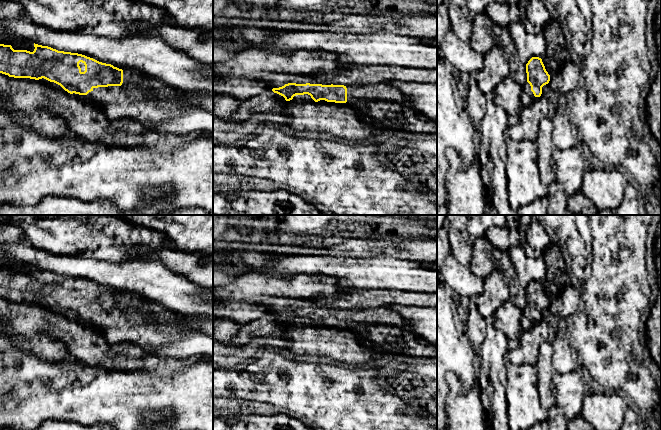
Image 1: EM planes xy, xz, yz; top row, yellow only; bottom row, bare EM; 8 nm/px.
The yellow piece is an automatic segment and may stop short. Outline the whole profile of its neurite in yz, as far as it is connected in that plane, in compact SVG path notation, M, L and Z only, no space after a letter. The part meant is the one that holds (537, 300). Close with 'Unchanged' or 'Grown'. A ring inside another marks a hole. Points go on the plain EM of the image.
M532 281L526 288L527 306L522 311L520 319L522 331L528 331L543 320L542 311L549 307L550 299L545 293L542 283Z. Grown

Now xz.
M266 297L260 302L271 310L274 317L277 317L290 325L296 319L308 318L318 326L346 327L359 324L391 325L402 327L408 322L398 313L387 307L360 308L360 309L333 309L318 305L310 300L297 300L283 297Z. Grown

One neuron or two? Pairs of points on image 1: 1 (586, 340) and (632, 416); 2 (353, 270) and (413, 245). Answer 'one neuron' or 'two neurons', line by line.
1: two neurons
2: two neurons

